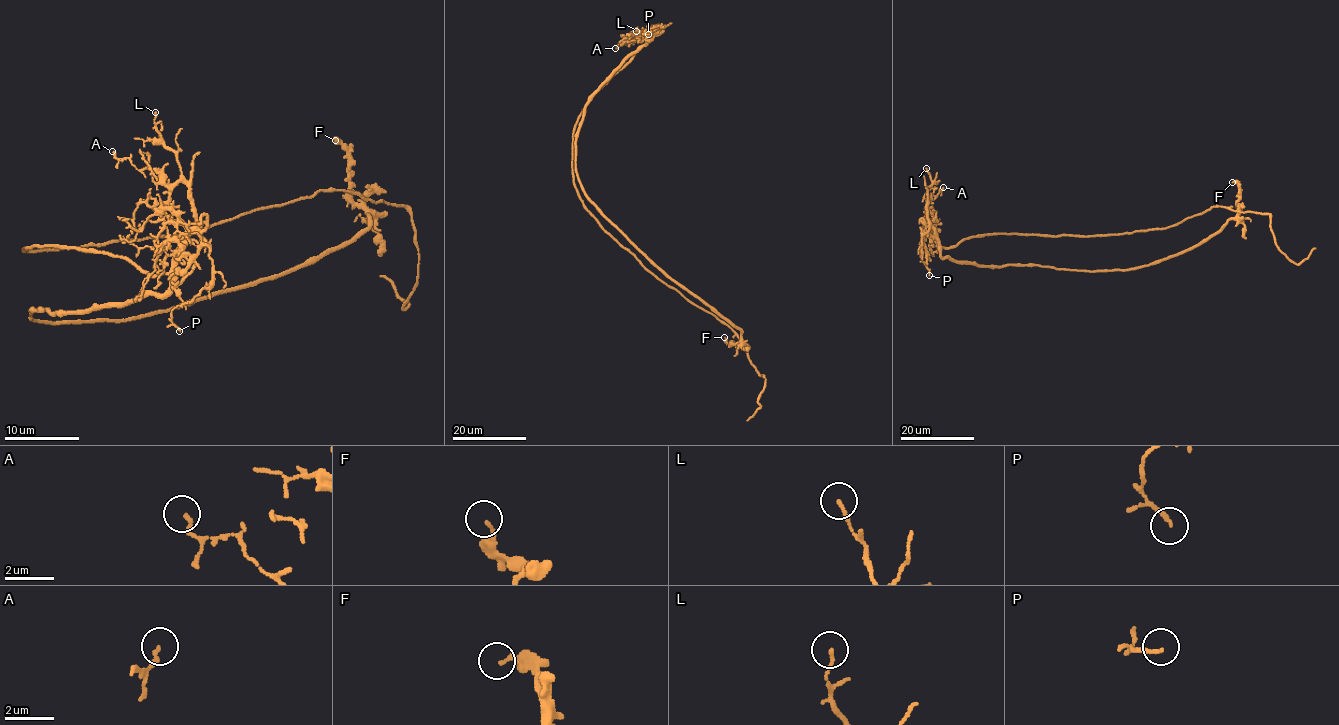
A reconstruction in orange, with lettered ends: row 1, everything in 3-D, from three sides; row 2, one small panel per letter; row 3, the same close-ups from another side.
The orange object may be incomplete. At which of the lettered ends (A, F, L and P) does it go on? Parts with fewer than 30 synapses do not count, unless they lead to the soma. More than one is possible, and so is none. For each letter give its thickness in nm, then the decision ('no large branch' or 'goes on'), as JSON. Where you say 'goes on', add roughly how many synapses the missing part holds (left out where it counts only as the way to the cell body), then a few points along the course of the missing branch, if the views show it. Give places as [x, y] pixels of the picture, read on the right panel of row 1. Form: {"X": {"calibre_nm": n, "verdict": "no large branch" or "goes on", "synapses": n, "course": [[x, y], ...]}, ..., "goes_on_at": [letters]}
{"A": {"calibre_nm": 180, "verdict": "no large branch"}, "F": {"calibre_nm": 170, "verdict": "no large branch"}, "L": {"calibre_nm": 130, "verdict": "no large branch"}, "P": {"calibre_nm": 150, "verdict": "no large branch"}, "goes_on_at": []}

